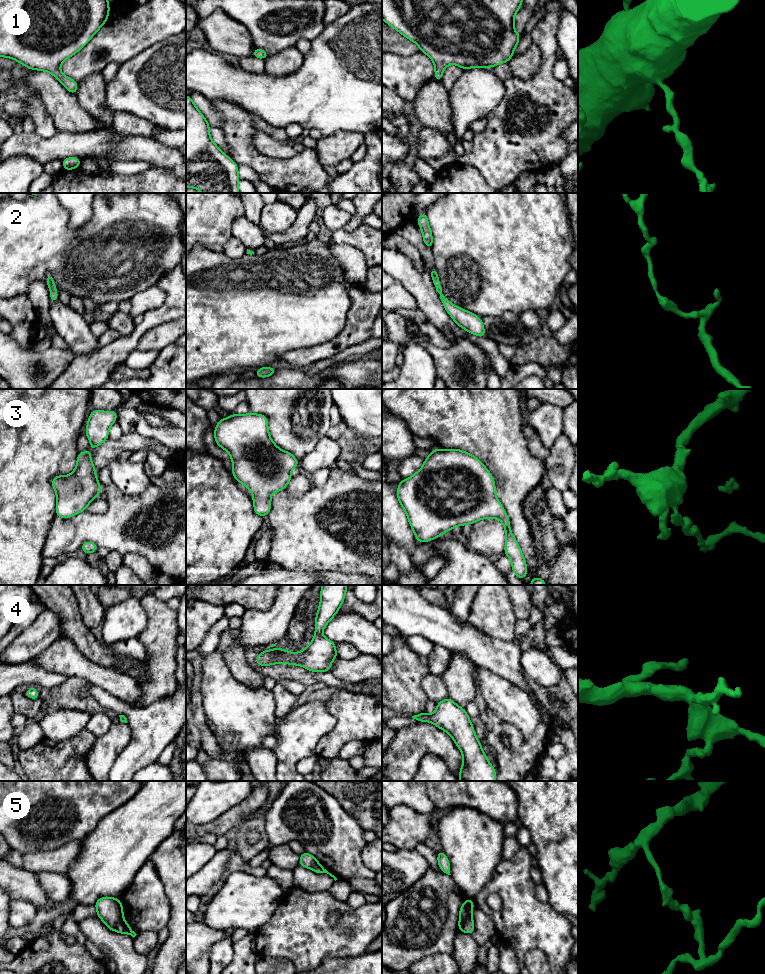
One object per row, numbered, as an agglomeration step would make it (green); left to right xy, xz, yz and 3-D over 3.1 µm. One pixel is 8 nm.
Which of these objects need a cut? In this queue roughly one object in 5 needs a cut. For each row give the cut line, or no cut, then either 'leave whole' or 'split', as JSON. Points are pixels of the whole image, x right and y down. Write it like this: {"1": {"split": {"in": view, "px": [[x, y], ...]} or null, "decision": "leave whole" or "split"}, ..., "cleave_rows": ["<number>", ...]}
{"1": {"split": null, "decision": "leave whole"}, "2": {"split": null, "decision": "leave whole"}, "3": {"split": null, "decision": "leave whole"}, "4": {"split": null, "decision": "leave whole"}, "5": {"split": {"in": "yz", "px": [[470, 916], [461, 930]]}, "decision": "split"}, "cleave_rows": ["5"]}

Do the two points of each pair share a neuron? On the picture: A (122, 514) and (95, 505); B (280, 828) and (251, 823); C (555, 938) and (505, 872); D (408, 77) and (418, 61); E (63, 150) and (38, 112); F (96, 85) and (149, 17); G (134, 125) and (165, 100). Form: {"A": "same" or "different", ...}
{"A": "different", "B": "different", "C": "same", "D": "same", "E": "different", "F": "different", "G": "different"}

